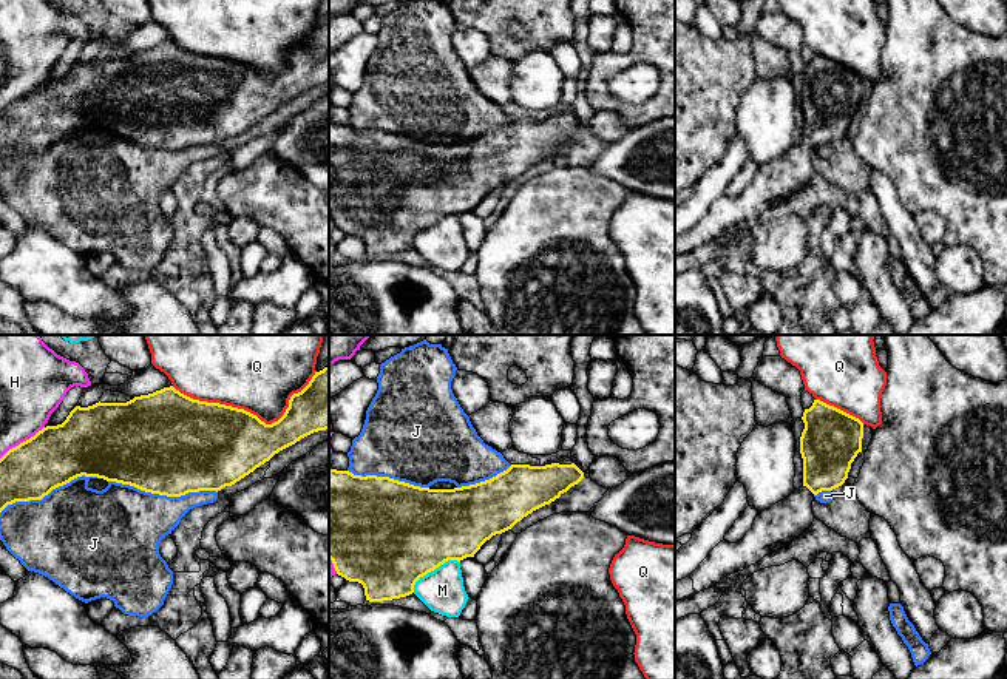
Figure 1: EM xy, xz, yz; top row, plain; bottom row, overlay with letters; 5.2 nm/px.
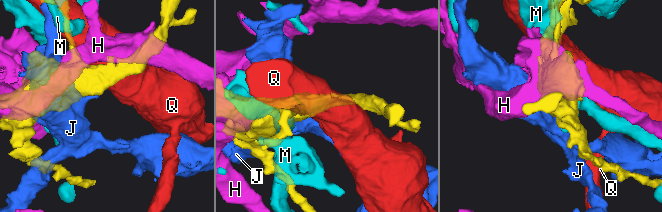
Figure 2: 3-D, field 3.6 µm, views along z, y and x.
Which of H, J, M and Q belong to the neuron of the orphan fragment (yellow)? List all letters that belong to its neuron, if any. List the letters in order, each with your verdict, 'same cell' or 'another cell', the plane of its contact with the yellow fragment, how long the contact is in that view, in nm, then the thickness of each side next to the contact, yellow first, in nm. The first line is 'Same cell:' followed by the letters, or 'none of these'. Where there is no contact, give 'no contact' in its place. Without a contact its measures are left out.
Same cell: none of these
H: another cell; meets yellow in xy; contact 280 nm long; 300 nm thick on the yellow side, 300 nm on the other
J: another cell; meets yellow in xy; contact 550 nm long; 500 nm thick on the yellow side, 400 nm on the other
M: another cell; meets yellow in xz; contact 300 nm long; 500 nm thick on the yellow side, 220 nm on the other
Q: another cell; meets yellow in xy; contact 750 nm long; 440 nm thick on the yellow side, 360 nm on the other

